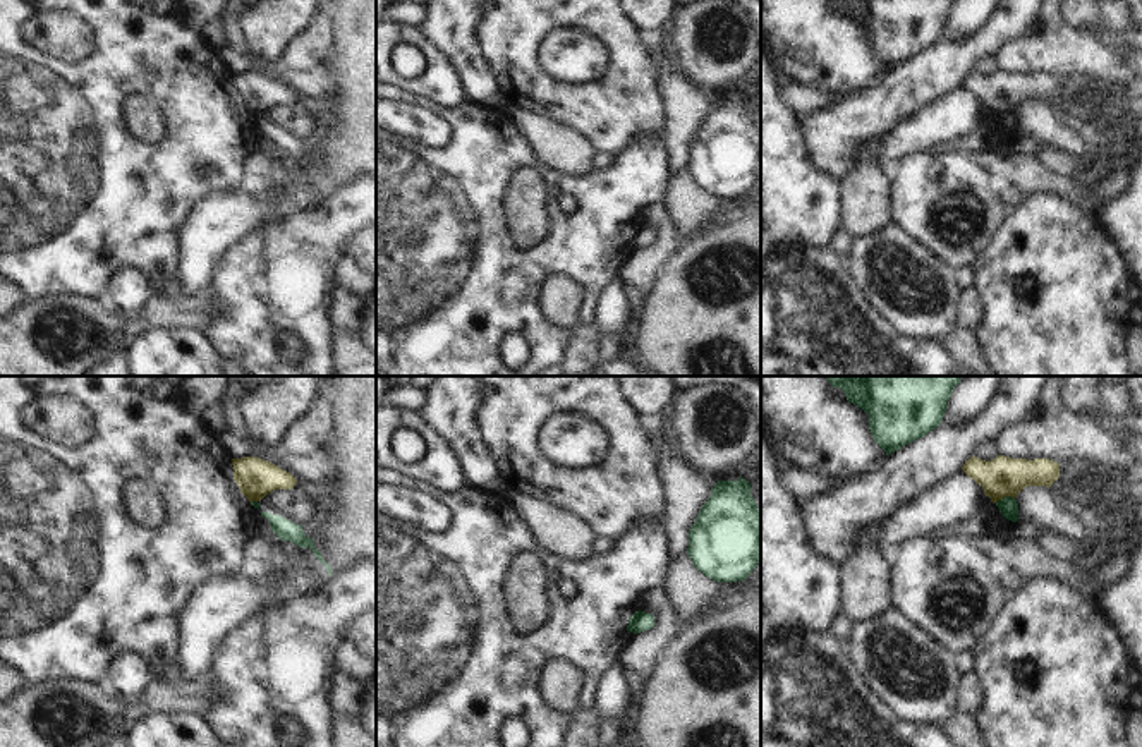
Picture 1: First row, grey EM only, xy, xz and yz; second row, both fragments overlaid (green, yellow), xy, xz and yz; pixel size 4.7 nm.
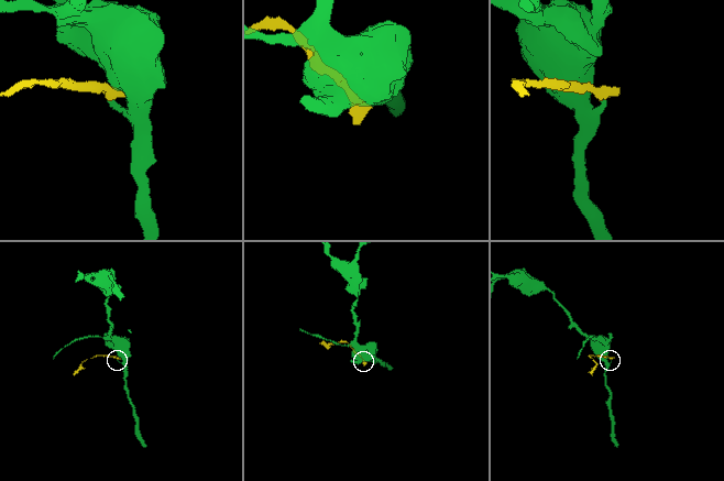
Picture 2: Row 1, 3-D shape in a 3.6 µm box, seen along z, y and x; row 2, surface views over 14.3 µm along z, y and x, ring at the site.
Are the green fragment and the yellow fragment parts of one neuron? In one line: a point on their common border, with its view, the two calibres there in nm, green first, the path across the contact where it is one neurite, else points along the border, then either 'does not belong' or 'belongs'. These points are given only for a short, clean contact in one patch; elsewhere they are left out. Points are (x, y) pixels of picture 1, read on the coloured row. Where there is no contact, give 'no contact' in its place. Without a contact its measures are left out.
yz (1005, 497) | 90/190 nm | along yz (1014, 497), (1003, 497), (995, 502) | does not belong

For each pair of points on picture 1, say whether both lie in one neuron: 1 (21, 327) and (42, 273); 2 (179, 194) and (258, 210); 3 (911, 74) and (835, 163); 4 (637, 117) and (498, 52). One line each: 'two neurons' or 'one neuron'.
1: two neurons
2: two neurons
3: one neuron
4: one neuron

